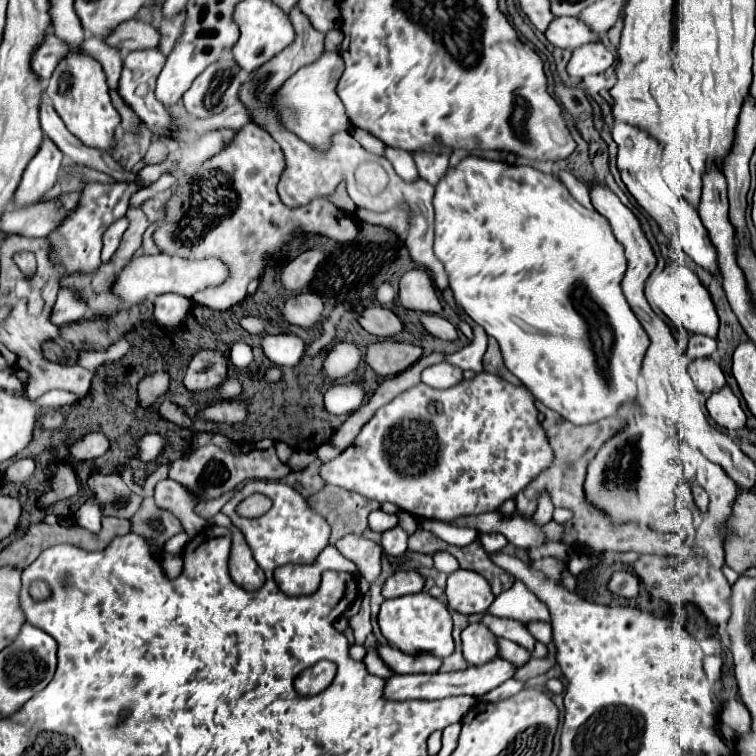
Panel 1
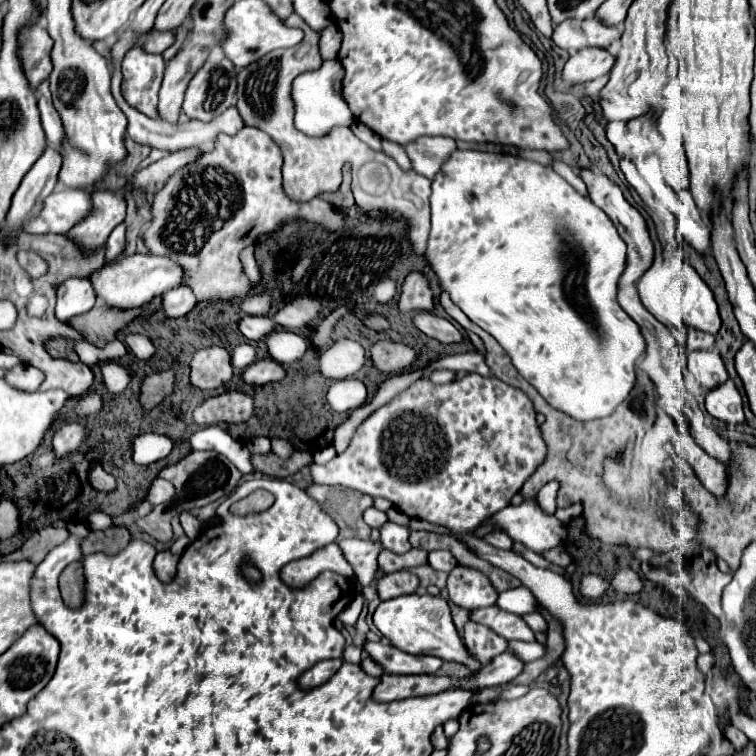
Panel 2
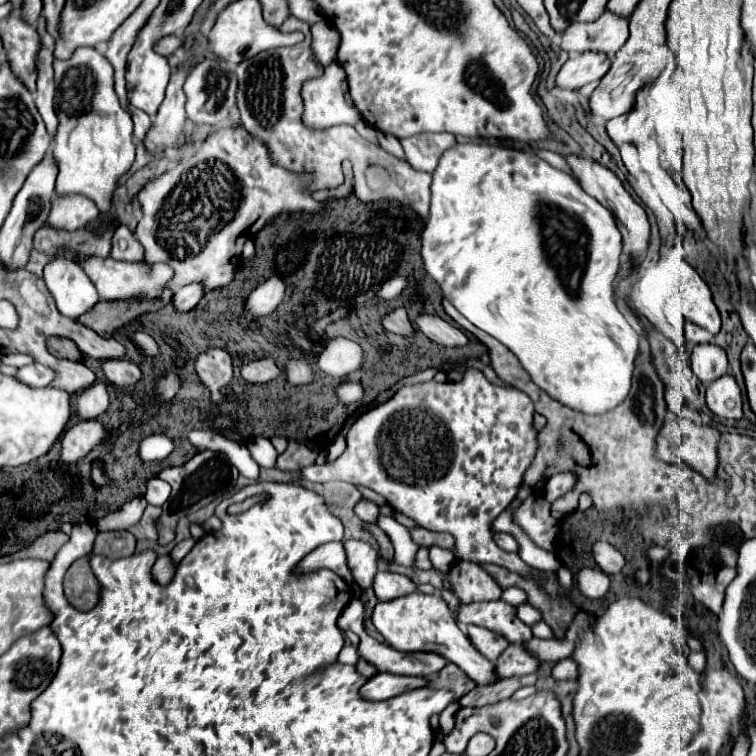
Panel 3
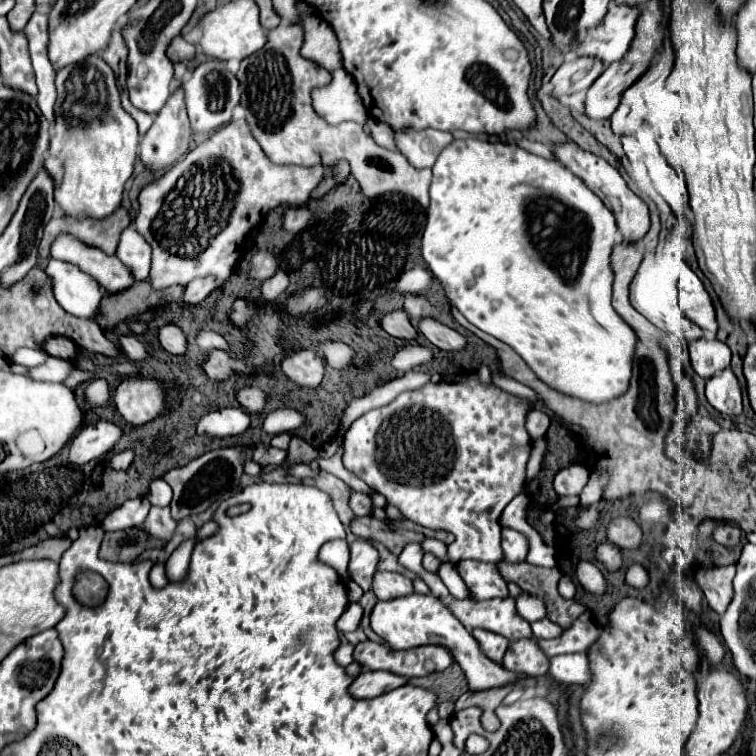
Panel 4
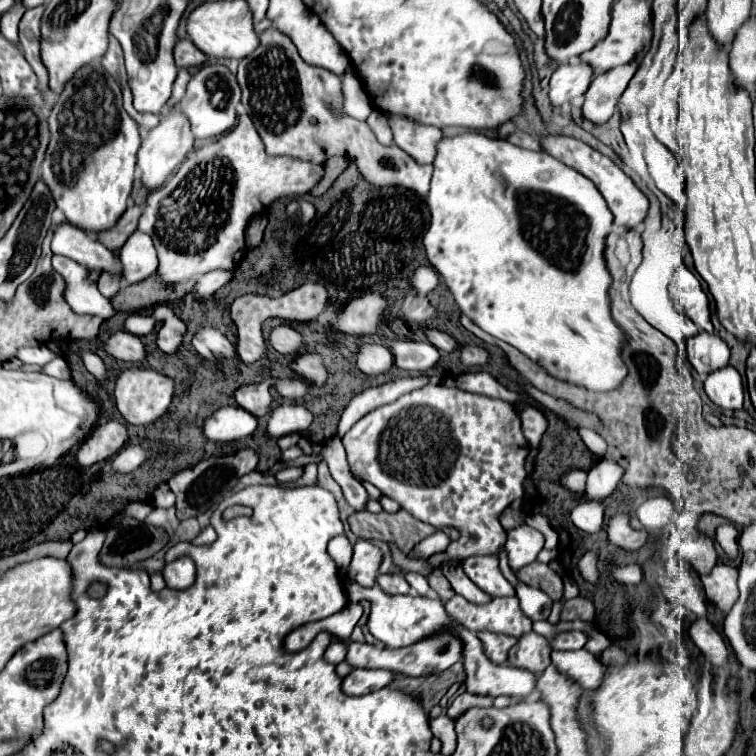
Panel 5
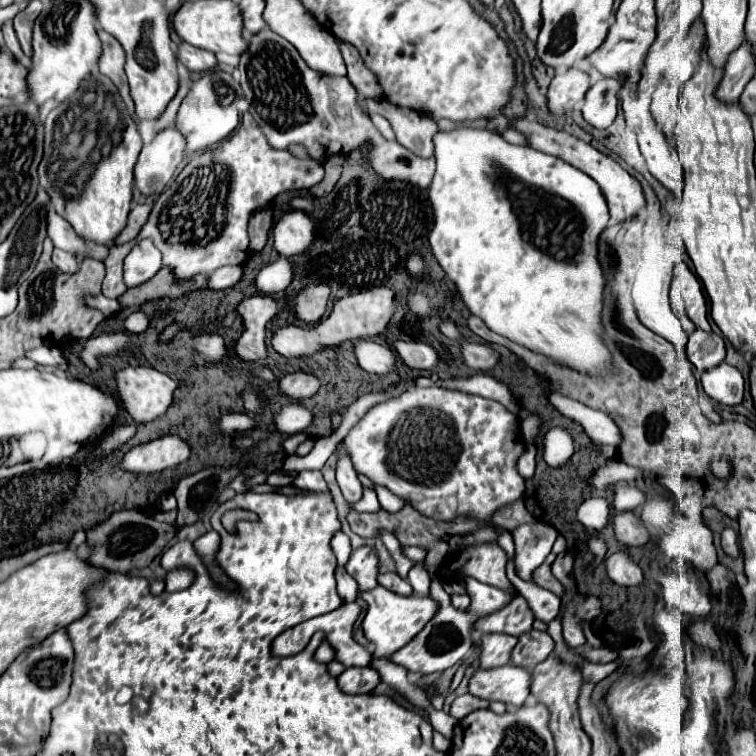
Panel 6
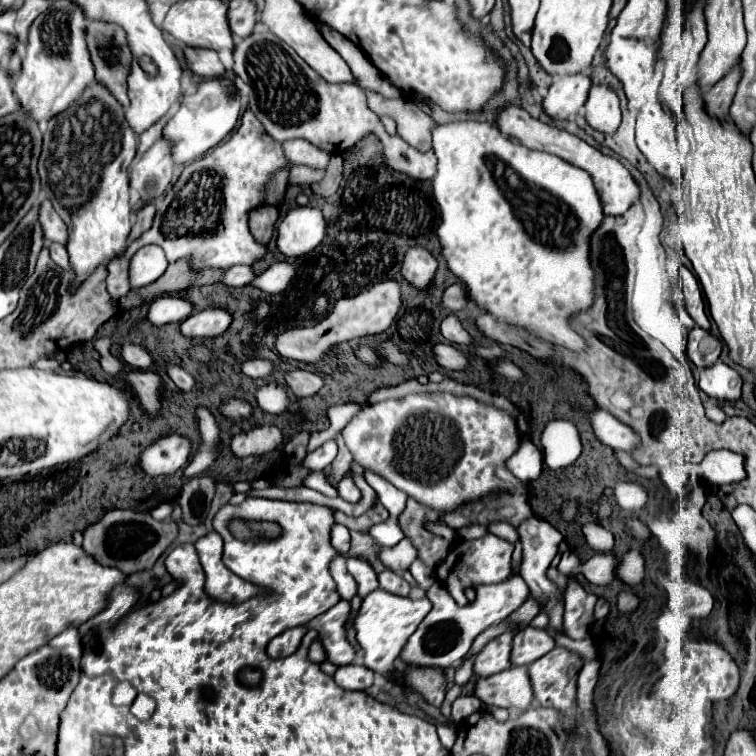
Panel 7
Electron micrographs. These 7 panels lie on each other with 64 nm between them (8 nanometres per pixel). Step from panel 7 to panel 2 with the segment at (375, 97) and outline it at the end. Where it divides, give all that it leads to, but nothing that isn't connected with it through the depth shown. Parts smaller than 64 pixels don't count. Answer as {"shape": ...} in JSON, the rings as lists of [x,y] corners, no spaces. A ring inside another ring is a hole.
{"shape":[[[420,136],[420,140],[406,144],[404,150],[412,160],[412,168],[432,180],[442,162],[456,150],[456,142],[448,136]]]}

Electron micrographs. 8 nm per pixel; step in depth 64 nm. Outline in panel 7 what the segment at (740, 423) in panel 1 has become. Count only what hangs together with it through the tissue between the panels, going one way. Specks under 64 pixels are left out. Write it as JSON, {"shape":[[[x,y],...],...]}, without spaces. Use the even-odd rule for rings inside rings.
{"shape":[[[716,362],[716,364],[700,370],[698,386],[716,400],[738,400],[742,380],[734,368],[722,364],[722,362]]]}

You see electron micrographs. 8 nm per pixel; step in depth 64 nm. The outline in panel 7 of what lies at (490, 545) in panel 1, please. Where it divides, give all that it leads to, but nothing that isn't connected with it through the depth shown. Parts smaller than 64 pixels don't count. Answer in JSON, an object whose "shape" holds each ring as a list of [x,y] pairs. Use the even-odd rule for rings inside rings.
{"shape":[[[536,516],[524,520],[520,524],[520,528],[518,528],[518,534],[522,538],[522,568],[520,568],[520,576],[530,586],[532,596],[536,598],[536,602],[538,604],[544,604],[548,600],[560,600],[560,602],[564,602],[566,588],[564,586],[558,586],[556,582],[552,582],[546,576],[546,570],[550,568],[550,562],[552,562],[552,558],[558,552],[558,542],[562,542],[562,534],[552,524],[548,524],[546,520],[540,520]]]}

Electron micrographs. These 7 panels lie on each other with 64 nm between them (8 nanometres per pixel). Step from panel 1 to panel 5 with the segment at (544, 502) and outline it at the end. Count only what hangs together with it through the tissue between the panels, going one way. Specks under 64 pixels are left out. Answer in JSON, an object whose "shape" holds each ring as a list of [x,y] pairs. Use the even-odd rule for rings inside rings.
{"shape":[[[572,470],[572,472],[566,474],[560,482],[562,482],[566,488],[574,490],[574,492],[584,492],[584,486],[586,486],[586,472],[584,472],[584,470]]]}

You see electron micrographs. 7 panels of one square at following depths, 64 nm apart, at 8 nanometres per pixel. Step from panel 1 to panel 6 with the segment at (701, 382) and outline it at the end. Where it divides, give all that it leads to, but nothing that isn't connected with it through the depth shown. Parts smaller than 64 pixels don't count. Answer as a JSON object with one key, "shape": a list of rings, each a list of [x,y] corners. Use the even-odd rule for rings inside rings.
{"shape":[[[696,328],[690,334],[690,340],[688,340],[688,360],[700,372],[718,366],[724,360],[724,356],[726,356],[726,348],[724,348],[722,336],[714,334],[714,332],[704,332],[700,328]]]}

